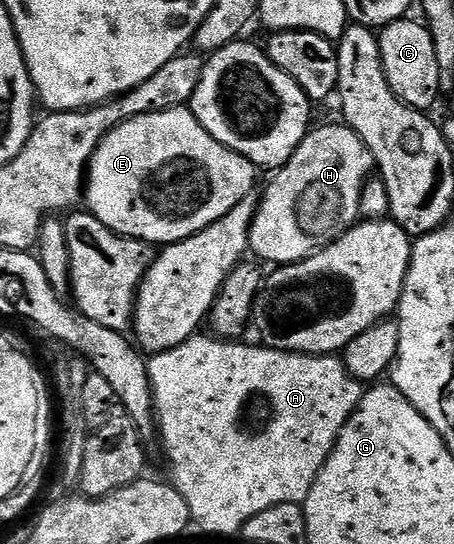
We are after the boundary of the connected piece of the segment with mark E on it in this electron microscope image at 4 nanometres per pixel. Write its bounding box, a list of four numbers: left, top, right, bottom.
[85,108,257,247]

